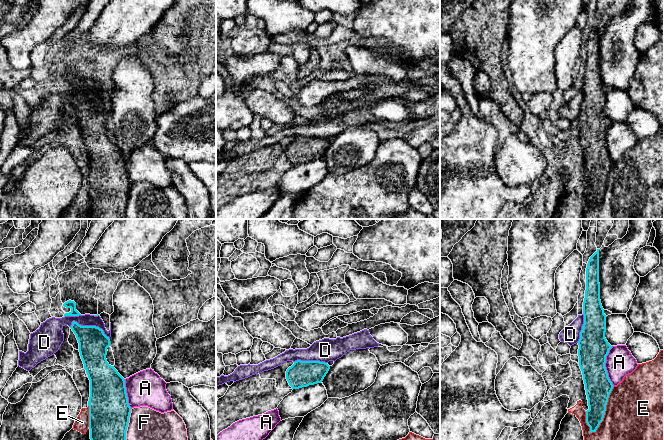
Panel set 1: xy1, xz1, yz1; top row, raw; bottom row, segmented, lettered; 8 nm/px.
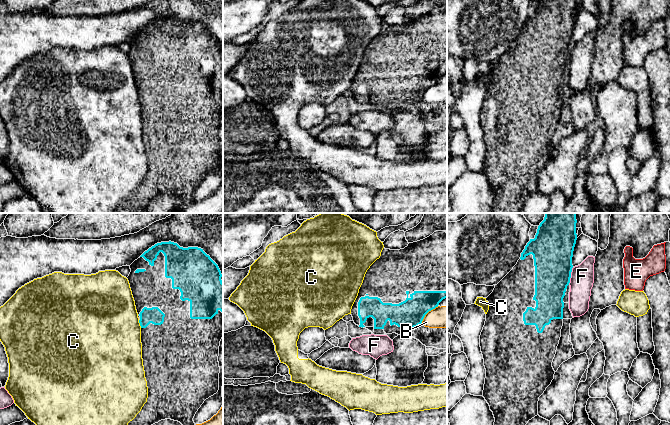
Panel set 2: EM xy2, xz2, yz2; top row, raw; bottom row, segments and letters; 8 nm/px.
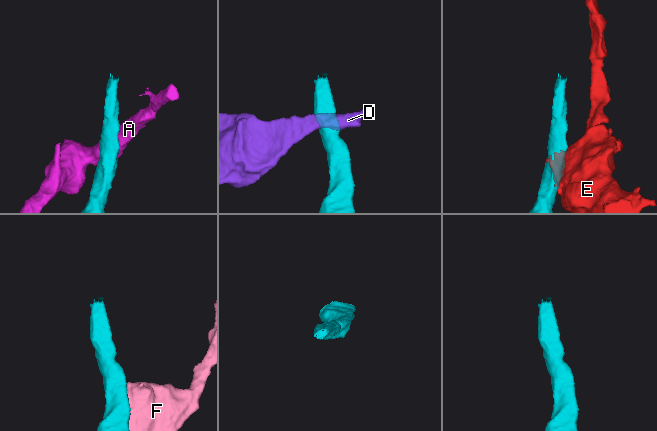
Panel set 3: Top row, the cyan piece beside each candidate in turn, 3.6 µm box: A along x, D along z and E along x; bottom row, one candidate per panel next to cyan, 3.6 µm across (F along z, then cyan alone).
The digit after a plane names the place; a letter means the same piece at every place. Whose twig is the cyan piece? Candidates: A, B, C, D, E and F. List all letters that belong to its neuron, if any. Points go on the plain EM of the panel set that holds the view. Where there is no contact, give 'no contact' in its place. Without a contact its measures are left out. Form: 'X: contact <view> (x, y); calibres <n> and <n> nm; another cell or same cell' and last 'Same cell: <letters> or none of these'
A: contact yz1 (604, 142); calibres 240 and 220 nm; another cell
B: contact xz2 (427, 88); calibres 220 and 180 nm; another cell
C: contact xy2 (140, 100); calibres 140 and 500 nm; another cell
D: contact xy1 (91, 102); calibres 240 and 100 nm; another cell
E: contact yz1 (605, 186); calibres 220 and 500 nm; another cell
F: contact xy1 (127, 202); calibres 340 and 460 nm; another cell
Same cell: none of these

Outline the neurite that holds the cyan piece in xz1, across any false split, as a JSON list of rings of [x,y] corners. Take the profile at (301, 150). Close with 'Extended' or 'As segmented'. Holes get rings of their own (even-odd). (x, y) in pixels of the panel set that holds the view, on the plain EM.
[[[297,136],[286,147],[286,155],[292,165],[299,165],[321,159],[330,142],[320,137]]]. As segmented

